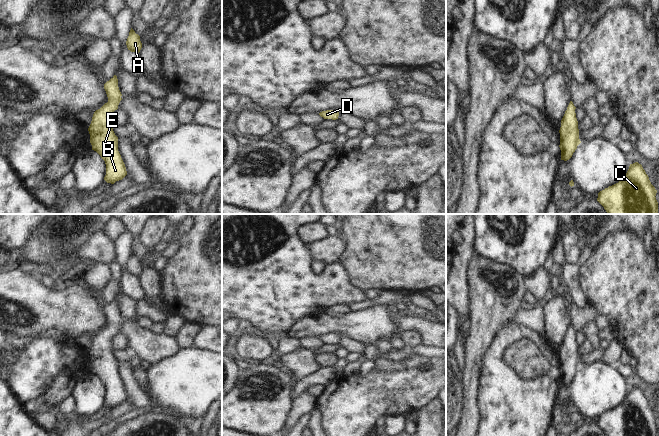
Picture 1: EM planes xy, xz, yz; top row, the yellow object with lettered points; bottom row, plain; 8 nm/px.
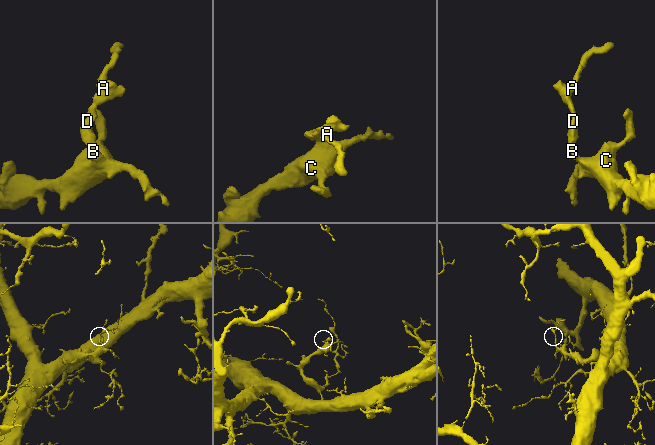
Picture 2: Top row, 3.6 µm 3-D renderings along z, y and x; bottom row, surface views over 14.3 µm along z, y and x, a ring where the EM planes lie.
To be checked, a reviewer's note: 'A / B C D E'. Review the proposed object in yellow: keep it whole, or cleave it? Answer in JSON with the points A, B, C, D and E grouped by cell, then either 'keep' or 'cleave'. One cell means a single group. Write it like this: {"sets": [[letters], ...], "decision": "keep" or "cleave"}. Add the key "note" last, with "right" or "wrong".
{"sets": [["A", "B", "C", "D", "E"]], "decision": "keep", "note": "wrong"}

